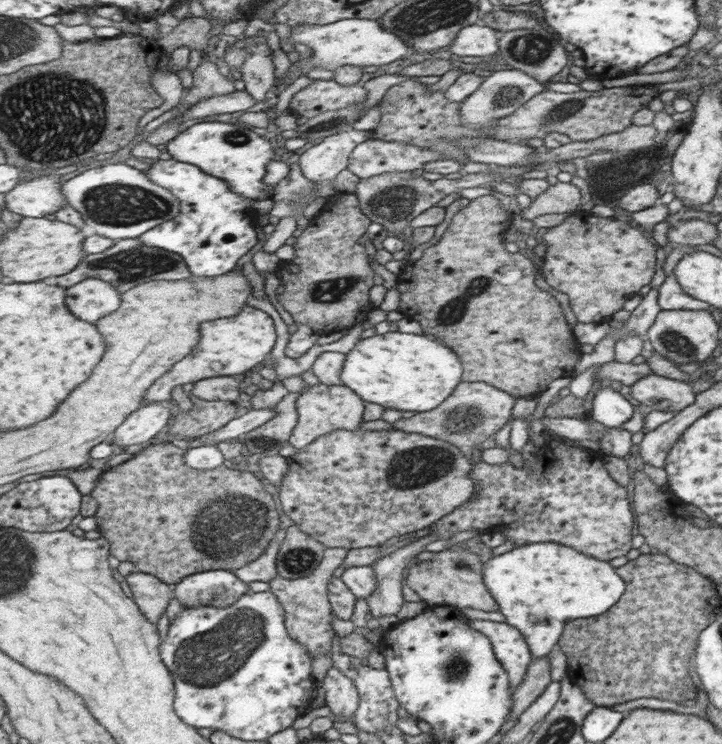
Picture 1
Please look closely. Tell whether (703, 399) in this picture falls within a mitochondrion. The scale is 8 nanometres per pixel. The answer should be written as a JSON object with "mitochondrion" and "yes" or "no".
{"mitochondrion":"no"}

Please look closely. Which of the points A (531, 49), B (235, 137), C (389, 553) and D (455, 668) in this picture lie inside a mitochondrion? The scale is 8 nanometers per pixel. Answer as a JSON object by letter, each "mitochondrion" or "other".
{"A":"mitochondrion","B":"mitochondrion","C":"other","D":"mitochondrion"}

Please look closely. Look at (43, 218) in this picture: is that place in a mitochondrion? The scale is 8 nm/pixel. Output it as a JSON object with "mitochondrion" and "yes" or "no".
{"mitochondrion":"no"}

